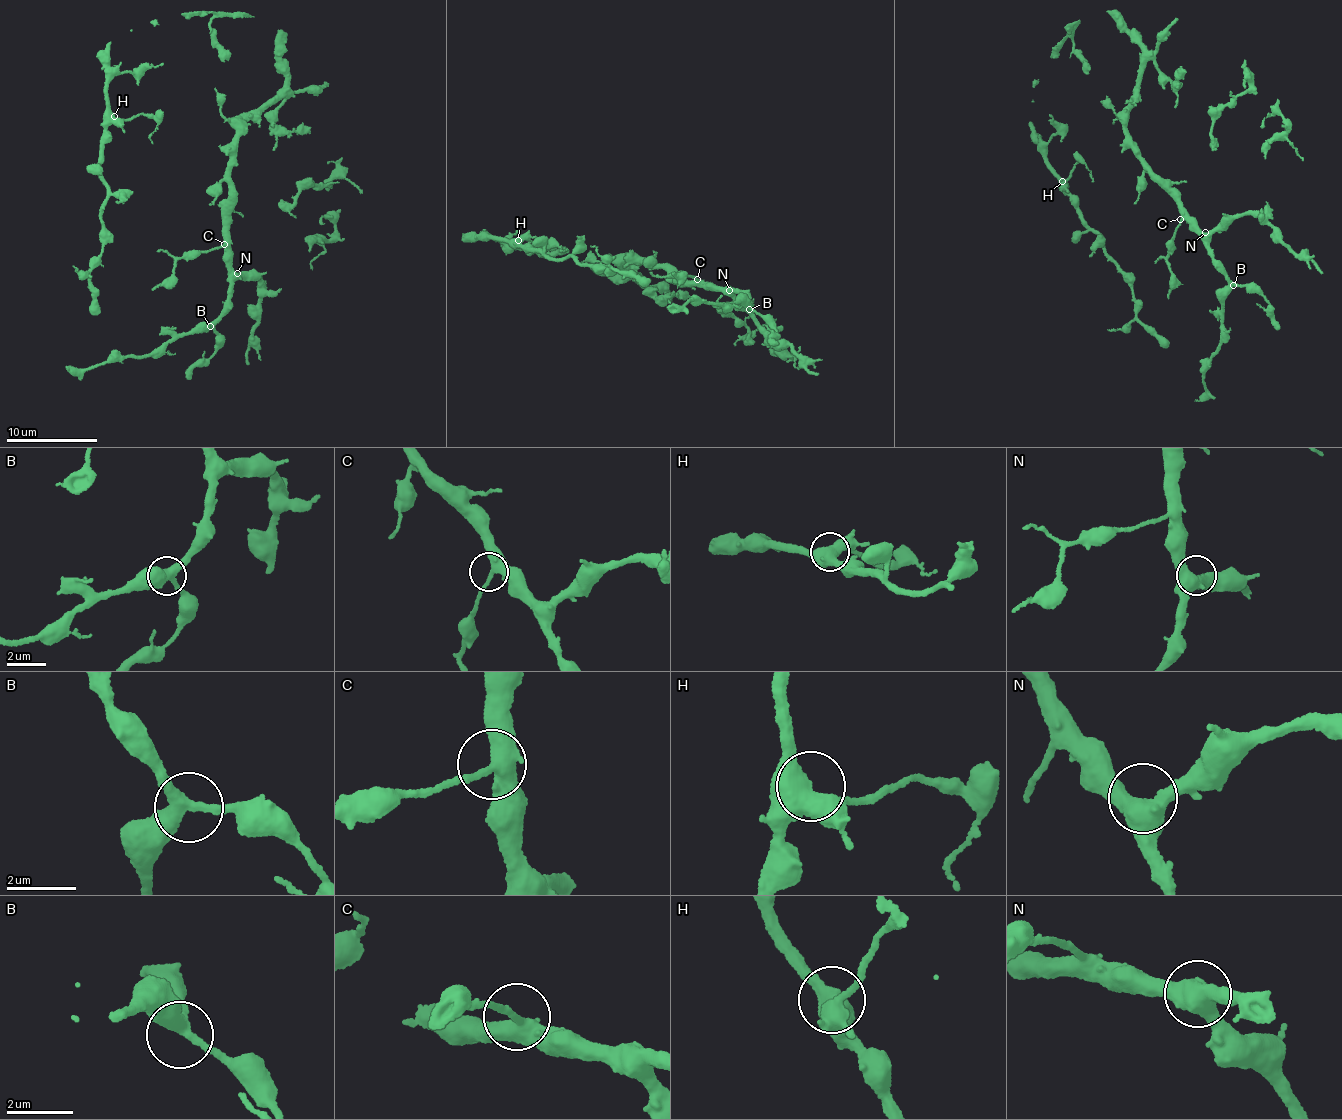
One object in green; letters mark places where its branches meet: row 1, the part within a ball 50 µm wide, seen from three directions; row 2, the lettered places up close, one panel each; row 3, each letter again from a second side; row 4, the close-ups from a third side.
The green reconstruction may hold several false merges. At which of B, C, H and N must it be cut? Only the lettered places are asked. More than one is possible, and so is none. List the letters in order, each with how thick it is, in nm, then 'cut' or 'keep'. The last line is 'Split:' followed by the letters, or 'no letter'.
B: calibre 340 nm; keep
C: calibre 300 nm; keep
H: calibre 440 nm; keep
N: calibre 440 nm; keep
Split: no letter

